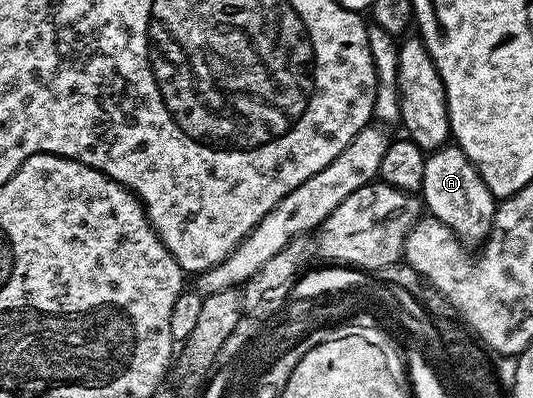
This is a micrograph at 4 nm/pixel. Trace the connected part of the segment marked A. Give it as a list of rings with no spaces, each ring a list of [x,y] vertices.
[[[446,145],[437,151],[430,151],[425,156],[423,185],[419,192],[423,207],[432,218],[447,225],[466,245],[484,244],[497,212],[497,203],[491,189],[479,177],[475,165],[456,145]]]

